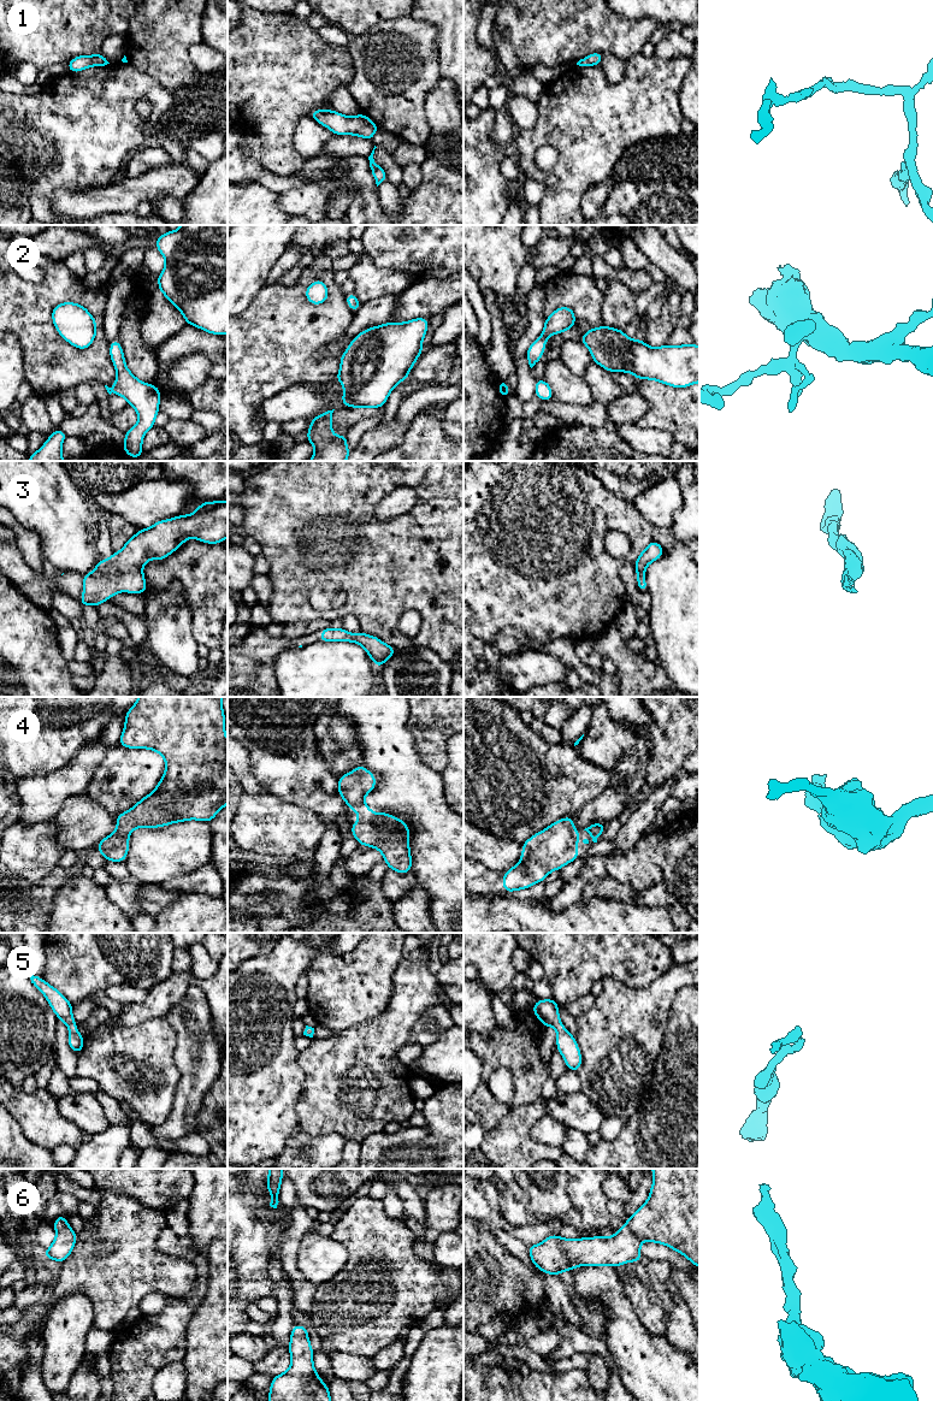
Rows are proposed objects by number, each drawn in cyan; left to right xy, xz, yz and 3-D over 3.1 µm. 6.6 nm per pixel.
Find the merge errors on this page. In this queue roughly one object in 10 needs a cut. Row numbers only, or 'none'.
none

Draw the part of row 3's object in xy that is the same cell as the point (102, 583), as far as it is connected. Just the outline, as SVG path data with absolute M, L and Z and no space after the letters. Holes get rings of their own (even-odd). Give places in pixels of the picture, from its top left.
M228 501L202 502L189 515L178 515L160 520L149 528L141 528L118 552L110 558L99 560L91 573L83 575L83 596L79 603L83 607L100 605L118 592L144 593L147 591L142 567L150 560L164 560L176 551L187 539L195 538L202 543L217 544L228 538Z

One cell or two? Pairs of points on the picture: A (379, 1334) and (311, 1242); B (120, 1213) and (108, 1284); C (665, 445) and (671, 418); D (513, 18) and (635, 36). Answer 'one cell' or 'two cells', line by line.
A: two cells
B: one cell
C: two cells
D: one cell

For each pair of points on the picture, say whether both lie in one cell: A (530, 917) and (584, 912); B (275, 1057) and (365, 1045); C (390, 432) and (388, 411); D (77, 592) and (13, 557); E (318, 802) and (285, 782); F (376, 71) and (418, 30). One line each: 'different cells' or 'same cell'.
A: same cell
B: different cells
C: different cells
D: same cell
E: same cell
F: same cell

